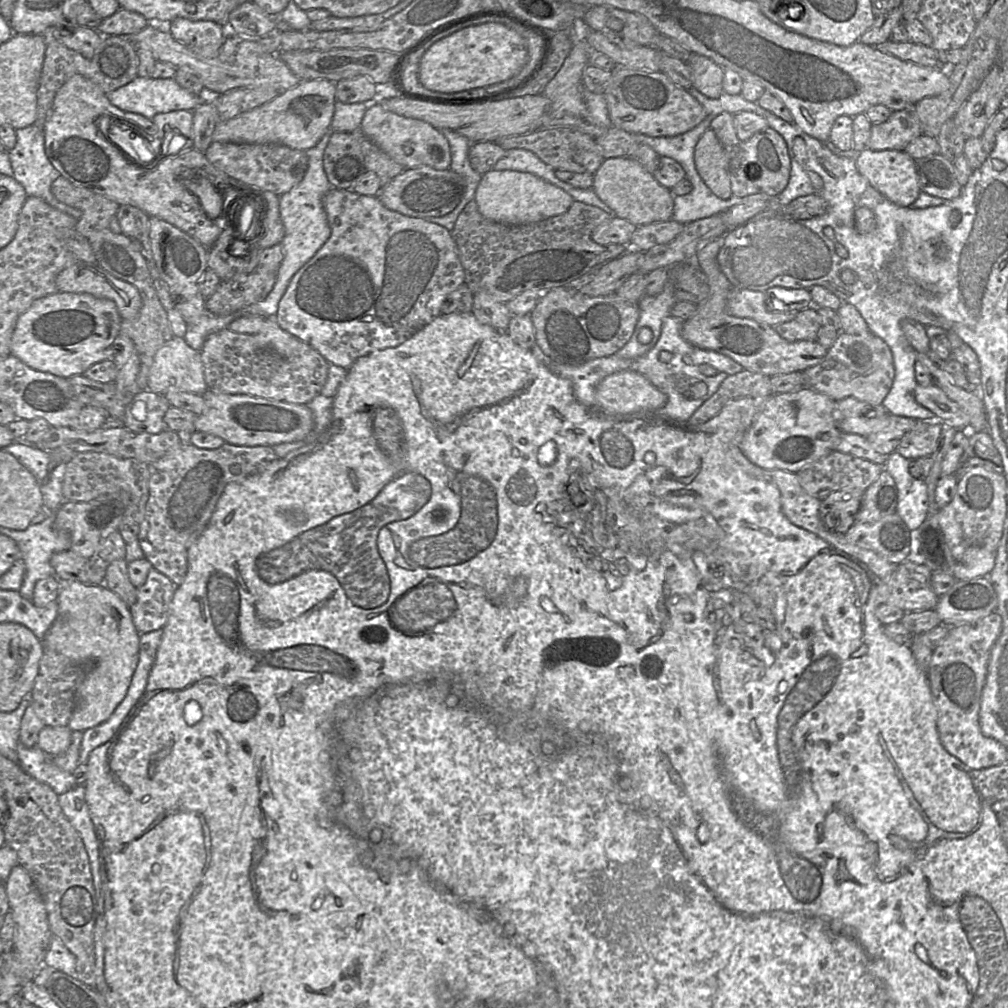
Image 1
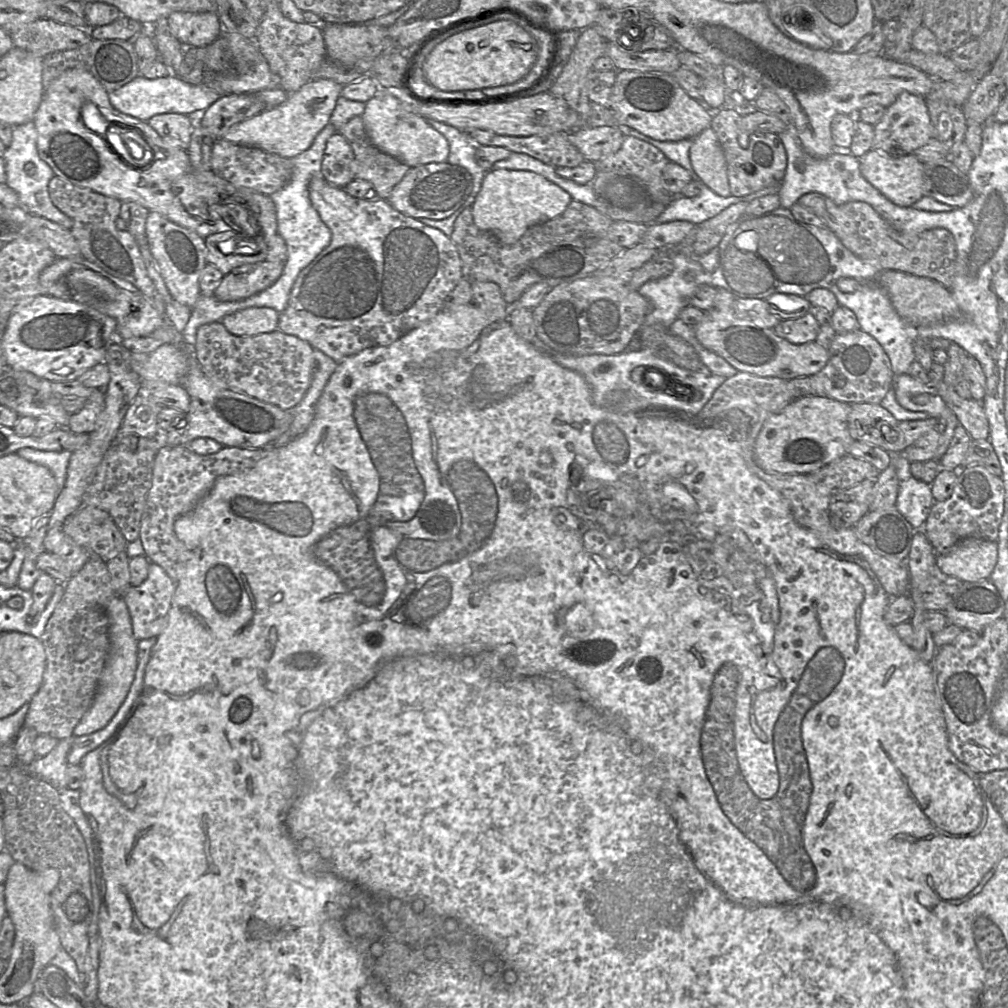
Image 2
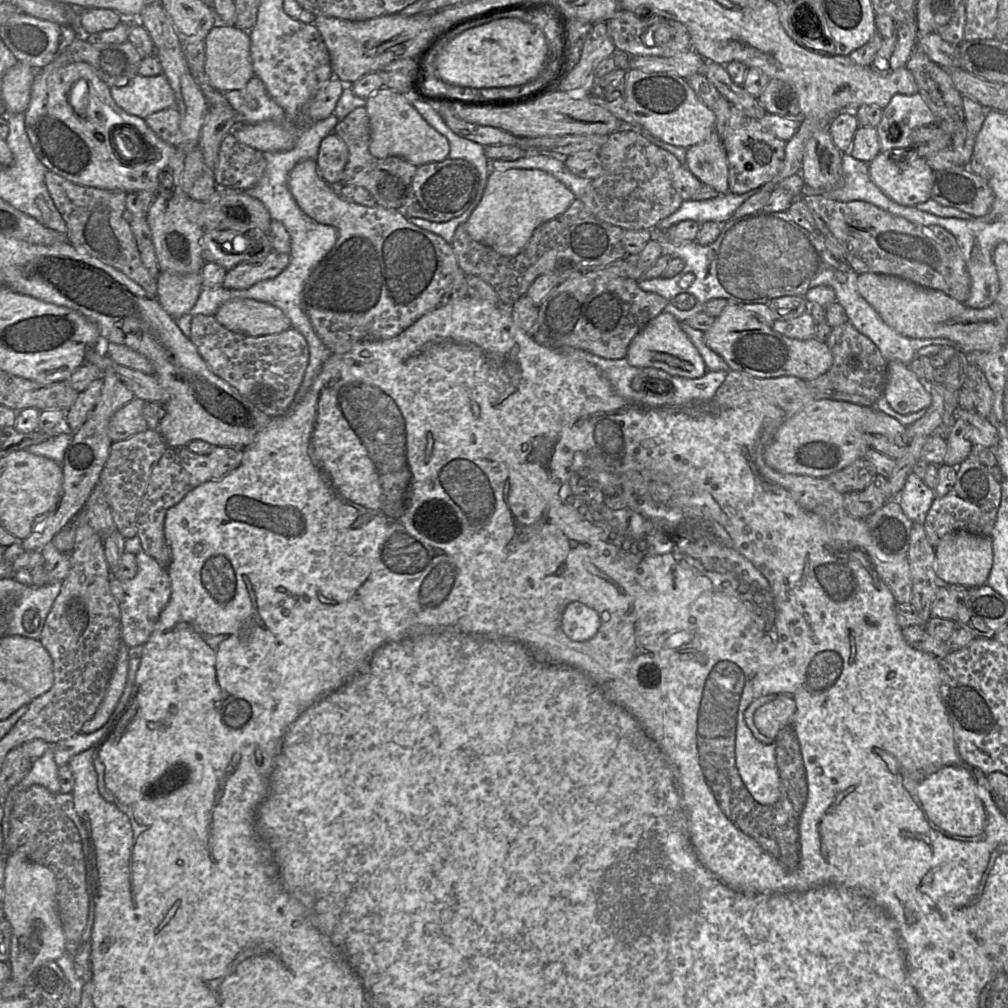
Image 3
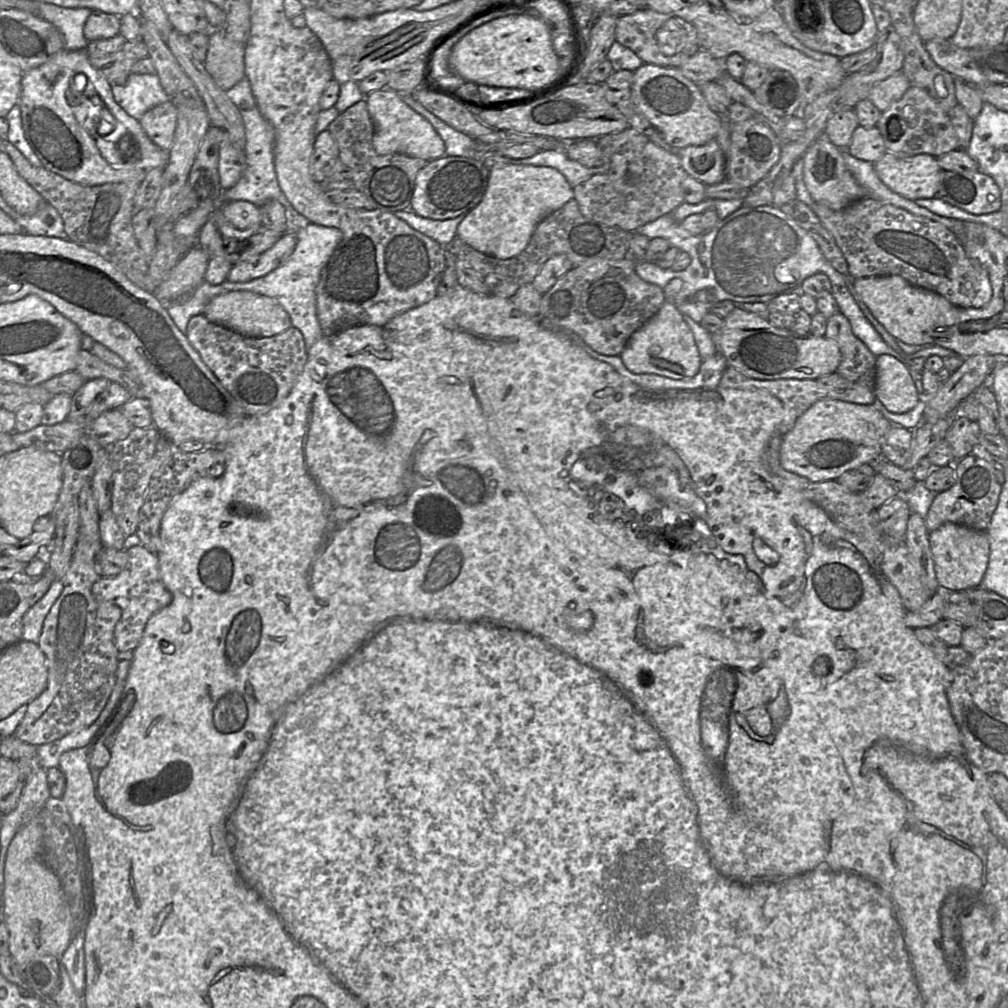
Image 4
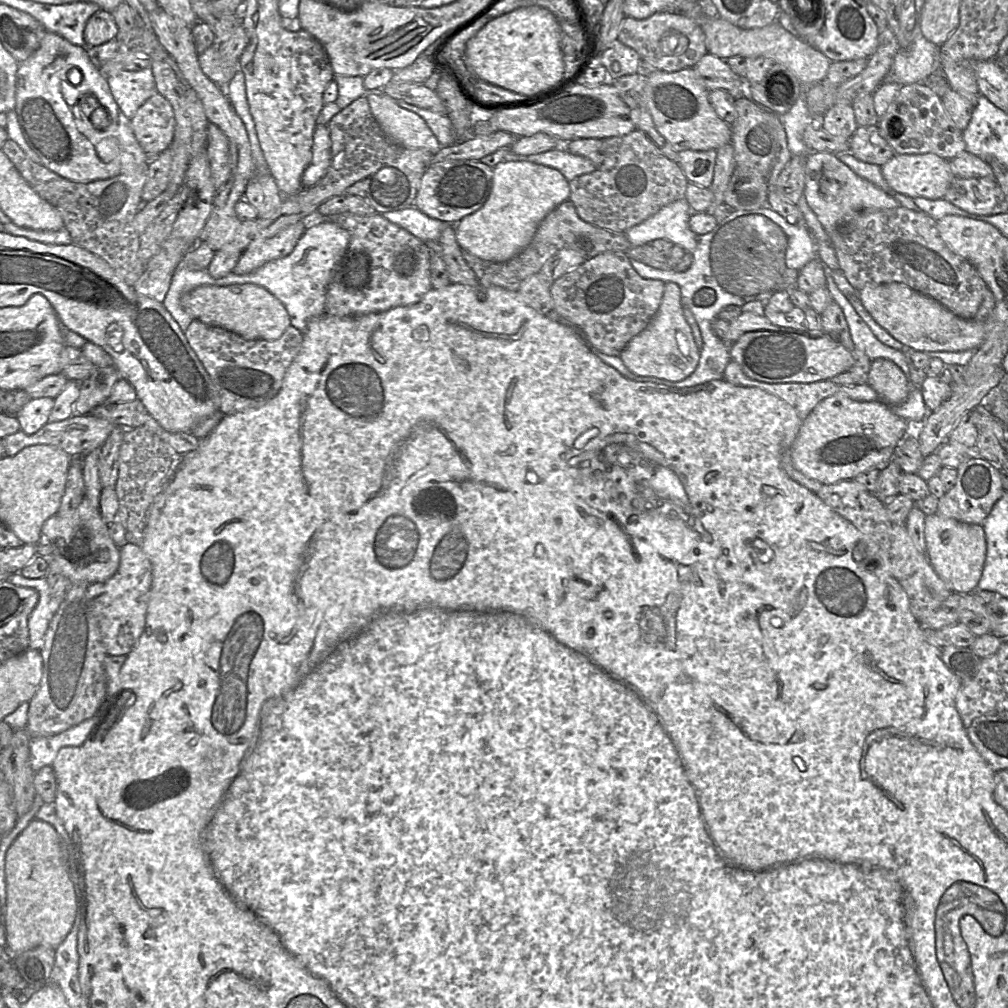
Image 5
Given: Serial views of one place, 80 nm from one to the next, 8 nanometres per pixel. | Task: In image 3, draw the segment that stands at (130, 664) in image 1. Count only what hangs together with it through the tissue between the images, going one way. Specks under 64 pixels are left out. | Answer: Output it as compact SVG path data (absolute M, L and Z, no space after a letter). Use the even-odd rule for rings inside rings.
M120 638L120 650L106 688L105 696L94 716L82 725L81 733L89 734L100 729L114 712L127 682L129 669L128 649L129 647L126 646Z

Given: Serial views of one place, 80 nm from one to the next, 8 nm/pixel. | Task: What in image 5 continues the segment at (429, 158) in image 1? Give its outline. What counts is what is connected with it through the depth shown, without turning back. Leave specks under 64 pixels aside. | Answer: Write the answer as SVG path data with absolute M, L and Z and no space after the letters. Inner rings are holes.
M382 90L371 91L366 98L372 115L392 142L406 148L424 149L433 155L442 148L419 115L400 107Z

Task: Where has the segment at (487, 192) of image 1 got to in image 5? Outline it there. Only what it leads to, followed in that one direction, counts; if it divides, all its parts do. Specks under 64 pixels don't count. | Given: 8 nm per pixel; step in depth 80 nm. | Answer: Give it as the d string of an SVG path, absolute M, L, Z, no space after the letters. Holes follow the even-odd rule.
M523 160L499 163L493 167L491 192L483 206L453 225L456 241L462 250L482 260L506 262L530 244L542 220L557 206L568 201L569 197L569 182L554 168Z

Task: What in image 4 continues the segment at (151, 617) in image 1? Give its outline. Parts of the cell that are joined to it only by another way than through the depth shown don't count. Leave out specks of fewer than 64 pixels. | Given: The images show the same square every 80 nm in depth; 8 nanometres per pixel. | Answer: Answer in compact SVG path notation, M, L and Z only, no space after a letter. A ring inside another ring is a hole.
M143 545L132 546L125 551L128 554L126 568L114 577L100 578L92 586L95 598L111 602L121 609L121 618L114 629L114 642L119 652L134 650L142 639L149 618L172 600L160 578L157 555Z

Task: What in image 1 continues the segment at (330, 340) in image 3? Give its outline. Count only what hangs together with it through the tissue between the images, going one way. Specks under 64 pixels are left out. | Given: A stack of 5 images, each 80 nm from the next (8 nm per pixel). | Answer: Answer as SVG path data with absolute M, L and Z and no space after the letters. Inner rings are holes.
M332 188L329 190L323 198L323 206L331 229L330 237L293 276L281 297L274 317L281 329L313 347L329 364L349 369L360 357L374 351L398 346L442 314L442 304L447 296L464 284L464 270L450 231L440 225L428 222L423 218L402 215L385 207L376 196L360 195L346 189Z

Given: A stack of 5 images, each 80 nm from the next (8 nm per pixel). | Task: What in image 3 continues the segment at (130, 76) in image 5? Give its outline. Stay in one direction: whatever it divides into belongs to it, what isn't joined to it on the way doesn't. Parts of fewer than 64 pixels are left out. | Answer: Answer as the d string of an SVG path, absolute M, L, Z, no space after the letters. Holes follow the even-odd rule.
M164 74L145 77L136 75L120 87L110 87L111 97L118 107L129 115L145 119L149 115L170 107L175 107L174 92Z

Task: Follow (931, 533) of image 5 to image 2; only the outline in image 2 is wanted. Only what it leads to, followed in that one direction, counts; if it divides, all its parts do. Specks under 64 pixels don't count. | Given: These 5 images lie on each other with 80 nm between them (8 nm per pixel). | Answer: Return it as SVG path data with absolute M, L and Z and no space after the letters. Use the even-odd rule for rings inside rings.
M965 538L957 542L947 552L936 556L936 570L963 582L977 582L989 579L997 562L997 543L978 538Z

